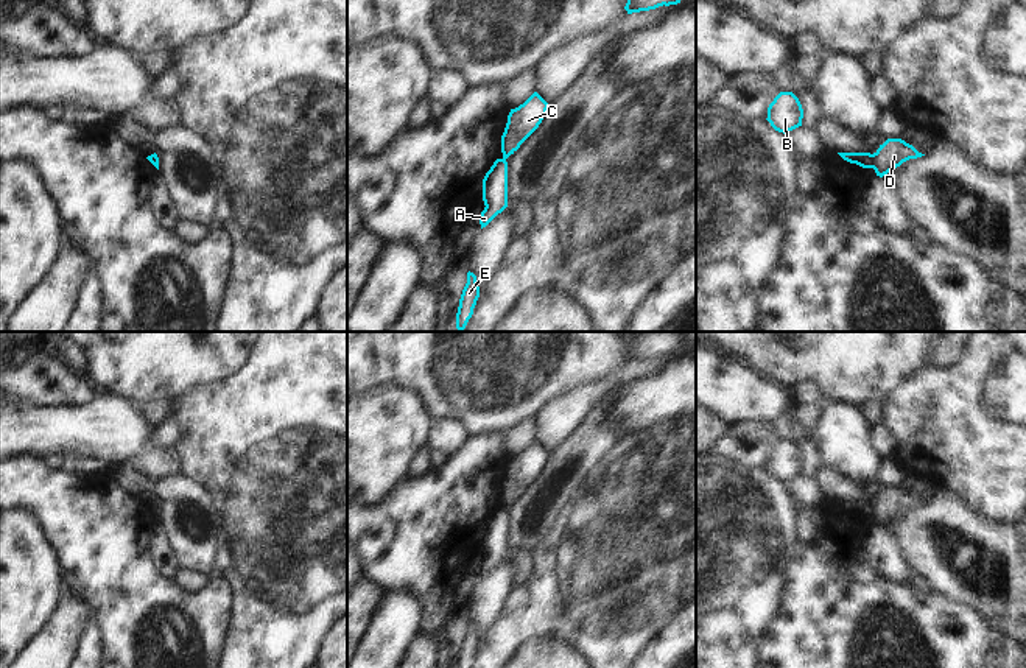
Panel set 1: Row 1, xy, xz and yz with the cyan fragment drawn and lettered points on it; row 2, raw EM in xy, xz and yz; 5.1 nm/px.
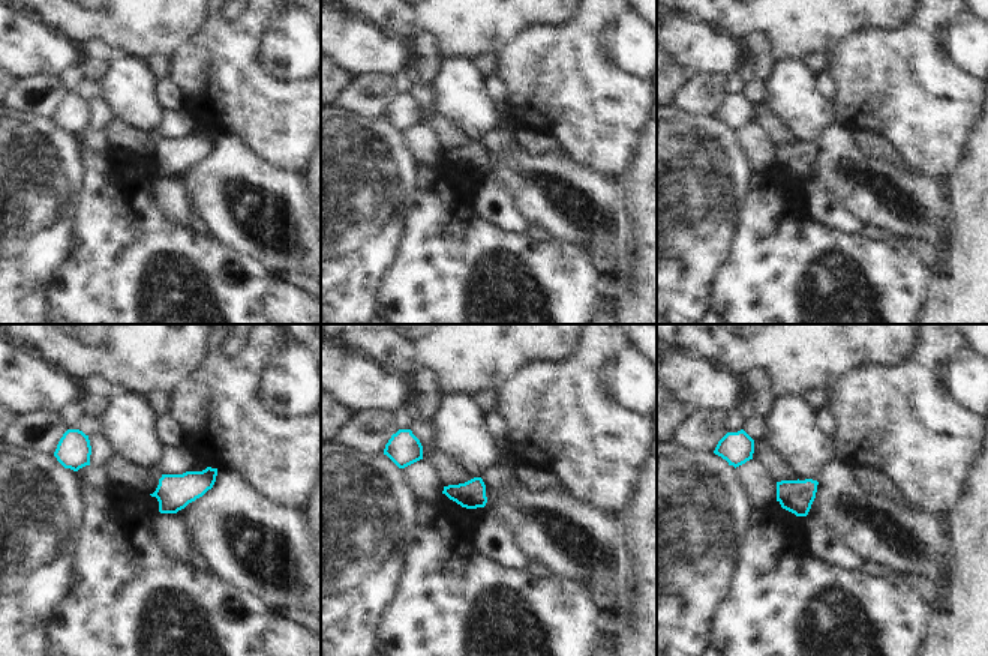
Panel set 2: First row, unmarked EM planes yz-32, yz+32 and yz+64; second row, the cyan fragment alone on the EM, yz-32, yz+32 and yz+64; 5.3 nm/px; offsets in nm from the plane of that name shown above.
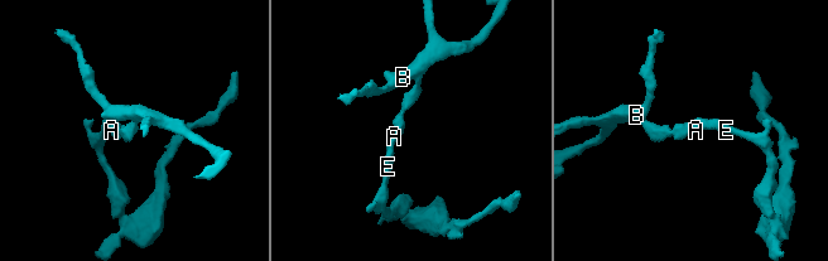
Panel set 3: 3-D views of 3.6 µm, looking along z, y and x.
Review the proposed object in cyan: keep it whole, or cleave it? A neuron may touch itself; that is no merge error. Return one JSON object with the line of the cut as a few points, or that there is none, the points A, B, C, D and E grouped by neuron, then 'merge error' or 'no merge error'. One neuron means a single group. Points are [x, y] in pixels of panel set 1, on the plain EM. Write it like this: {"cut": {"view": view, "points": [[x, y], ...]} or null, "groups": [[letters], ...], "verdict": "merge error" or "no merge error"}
{"cut": {"view": "yz", "points": [[871, 503], [874, 516]]}, "groups": [["A", "D", "E"], ["B", "C"]], "verdict": "merge error"}

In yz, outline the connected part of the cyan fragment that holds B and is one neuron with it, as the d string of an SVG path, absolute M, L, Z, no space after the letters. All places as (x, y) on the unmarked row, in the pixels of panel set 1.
M780 441L768 456L768 470L778 481L802 475L803 458L792 441Z

